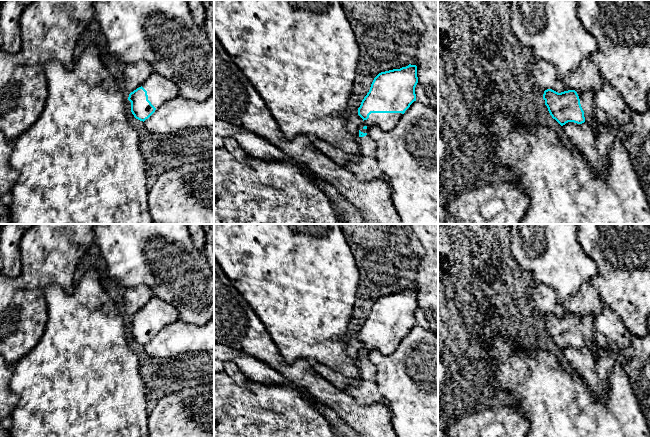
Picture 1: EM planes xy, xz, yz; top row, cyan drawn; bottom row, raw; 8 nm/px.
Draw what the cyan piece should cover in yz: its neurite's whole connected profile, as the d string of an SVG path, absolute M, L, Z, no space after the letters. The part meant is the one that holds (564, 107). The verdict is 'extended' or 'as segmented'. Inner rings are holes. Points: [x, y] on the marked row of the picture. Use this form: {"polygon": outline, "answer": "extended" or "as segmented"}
{"polygon": "M552 89L544 91L543 99L553 119L561 126L568 122L582 124L589 122L580 104L580 95L584 90L568 90L558 93Z", "answer": "extended"}

